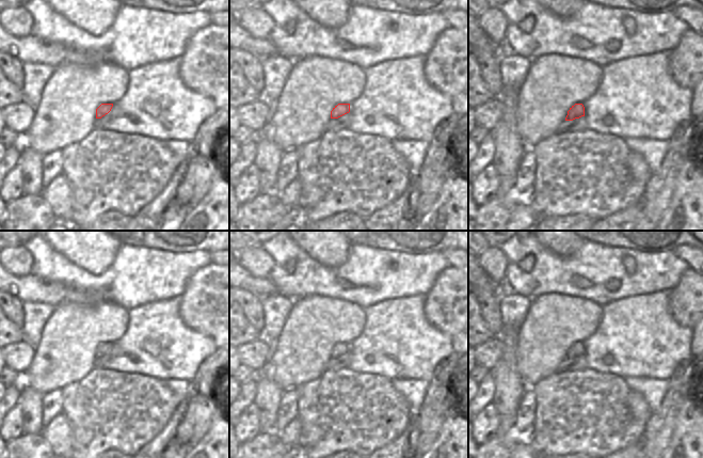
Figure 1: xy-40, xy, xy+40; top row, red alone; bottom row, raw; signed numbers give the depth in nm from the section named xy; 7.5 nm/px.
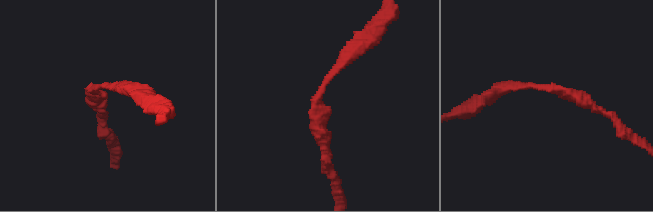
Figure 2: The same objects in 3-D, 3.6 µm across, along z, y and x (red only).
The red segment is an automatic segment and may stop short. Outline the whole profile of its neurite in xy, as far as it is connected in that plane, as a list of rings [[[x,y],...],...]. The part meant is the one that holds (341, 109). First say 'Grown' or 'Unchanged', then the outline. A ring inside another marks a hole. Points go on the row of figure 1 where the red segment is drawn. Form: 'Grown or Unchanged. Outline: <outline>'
Unchanged. Outline: [[[338,104],[331,111],[331,119],[338,119],[350,112],[350,104]]]

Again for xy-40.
Unchanged. Outline: [[[101,104],[97,109],[96,109],[96,119],[101,119],[106,114],[108,114],[113,107],[113,104]]]

